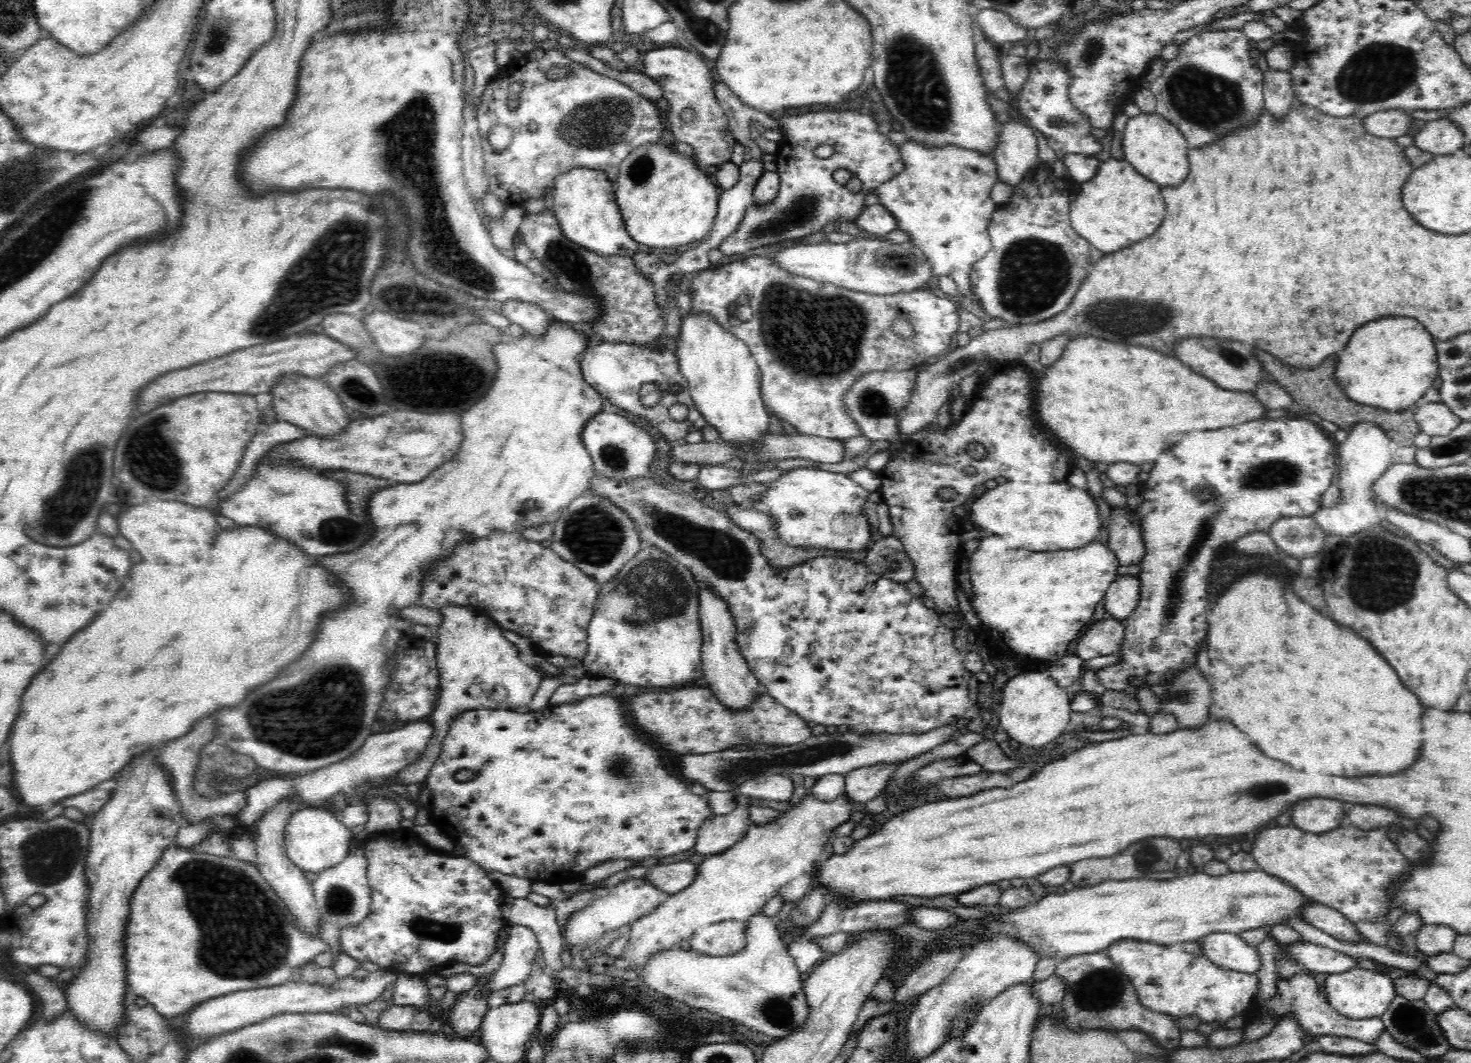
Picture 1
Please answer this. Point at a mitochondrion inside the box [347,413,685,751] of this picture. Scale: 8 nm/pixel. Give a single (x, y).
(594, 535)

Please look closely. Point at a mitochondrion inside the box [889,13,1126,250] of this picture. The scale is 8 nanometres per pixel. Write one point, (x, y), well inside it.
(1091, 52)

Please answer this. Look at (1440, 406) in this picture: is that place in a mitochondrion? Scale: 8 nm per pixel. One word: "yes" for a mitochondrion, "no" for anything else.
no

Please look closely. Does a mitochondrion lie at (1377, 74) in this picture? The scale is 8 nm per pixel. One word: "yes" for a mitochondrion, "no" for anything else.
yes

